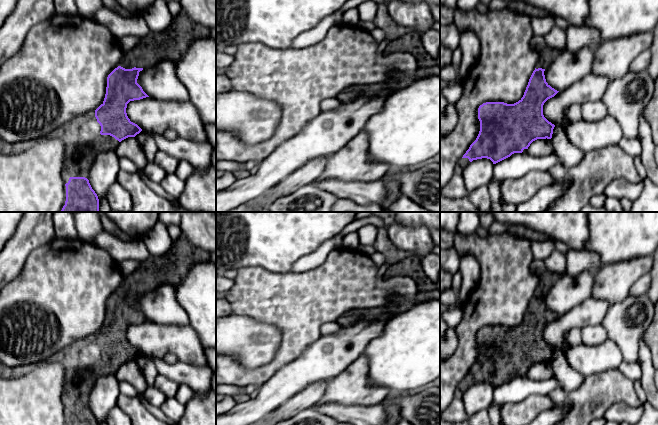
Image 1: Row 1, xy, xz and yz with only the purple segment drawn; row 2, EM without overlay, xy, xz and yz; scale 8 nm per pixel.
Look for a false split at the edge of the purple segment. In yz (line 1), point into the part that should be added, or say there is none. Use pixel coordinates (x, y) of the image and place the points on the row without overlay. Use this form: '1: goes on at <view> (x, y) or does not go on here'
1: goes on at yz (547, 280)

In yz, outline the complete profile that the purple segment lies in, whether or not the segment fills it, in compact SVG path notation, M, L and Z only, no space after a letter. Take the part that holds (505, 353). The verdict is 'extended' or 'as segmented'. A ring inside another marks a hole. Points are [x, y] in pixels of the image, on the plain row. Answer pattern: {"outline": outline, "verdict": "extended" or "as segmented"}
{"outline": "M557 273L540 276L524 319L518 326L486 326L479 330L480 355L458 386L462 392L482 382L496 388L514 377L527 377L530 368L537 363L552 362L555 349L544 341L543 329L559 315L546 306L545 297L559 278Z", "verdict": "extended"}

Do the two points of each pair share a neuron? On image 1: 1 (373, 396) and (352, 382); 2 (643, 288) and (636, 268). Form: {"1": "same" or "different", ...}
{"1": "same", "2": "different"}

